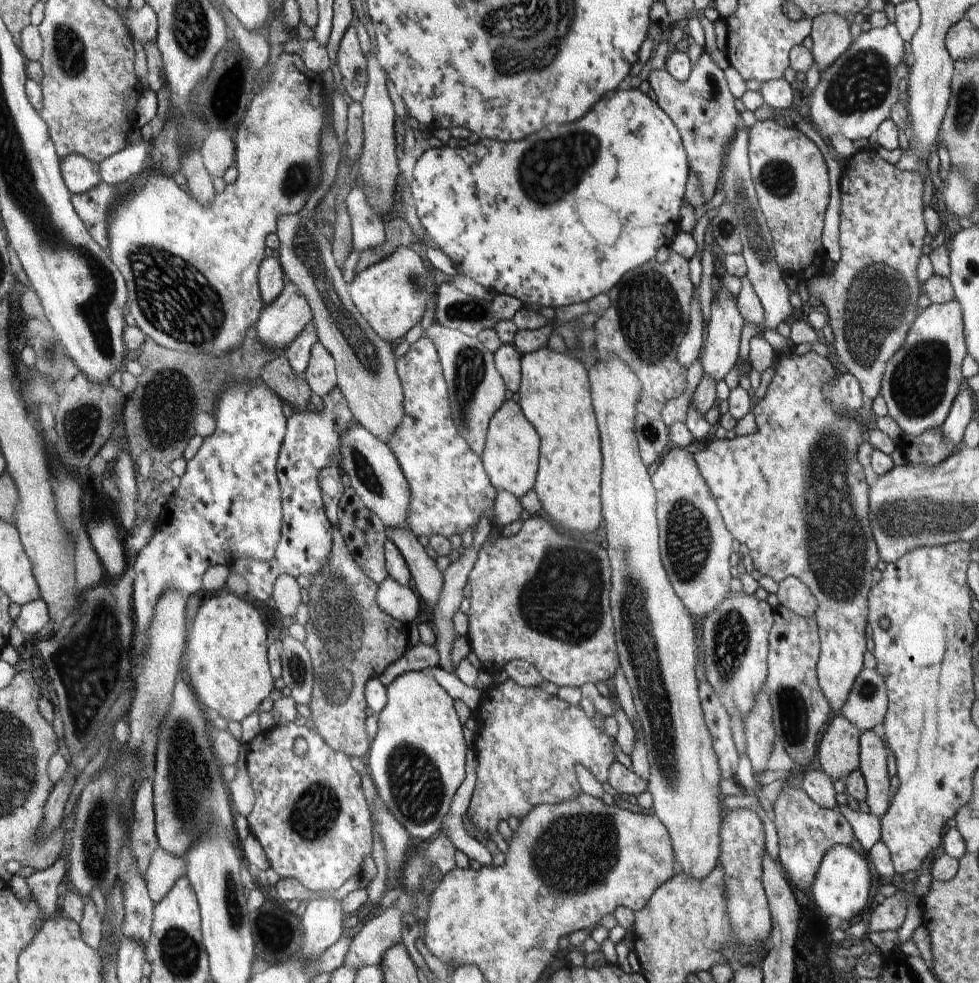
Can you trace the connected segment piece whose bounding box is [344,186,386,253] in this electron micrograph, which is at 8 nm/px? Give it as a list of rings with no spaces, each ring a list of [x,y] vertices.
[[[354,186],[346,196],[344,204],[350,216],[354,250],[366,253],[370,248],[380,246],[386,239],[384,222],[370,208],[364,192]]]

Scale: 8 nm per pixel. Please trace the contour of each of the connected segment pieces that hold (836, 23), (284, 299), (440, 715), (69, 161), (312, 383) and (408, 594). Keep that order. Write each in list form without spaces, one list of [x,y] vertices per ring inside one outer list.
[[[826,12],[812,20],[812,58],[822,74],[830,64],[834,64],[852,44],[850,26],[842,16]]]
[[[289,281],[284,285],[280,296],[261,310],[256,321],[256,336],[260,344],[282,350],[312,323],[311,308],[298,290],[296,284]]]
[[[424,671],[404,672],[387,687],[387,703],[379,712],[378,732],[370,743],[364,761],[376,792],[394,818],[408,830],[413,839],[430,841],[441,833],[444,815],[448,814],[452,798],[465,777],[466,752],[464,726],[458,720],[454,699]]]
[[[77,154],[61,159],[62,178],[72,195],[88,192],[102,182],[98,165]]]
[[[320,342],[312,345],[308,366],[303,375],[310,390],[320,398],[328,396],[328,393],[336,388],[337,374],[334,358]]]
[[[386,578],[378,584],[376,602],[382,612],[392,616],[402,624],[410,624],[416,620],[420,612],[420,599],[408,586],[398,584],[393,578]]]

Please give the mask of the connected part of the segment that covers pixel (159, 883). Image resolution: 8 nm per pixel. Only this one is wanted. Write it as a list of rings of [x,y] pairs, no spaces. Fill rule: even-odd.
[[[158,847],[152,853],[143,880],[154,904],[158,904],[170,892],[176,880],[186,876],[185,864],[184,859],[163,848]]]

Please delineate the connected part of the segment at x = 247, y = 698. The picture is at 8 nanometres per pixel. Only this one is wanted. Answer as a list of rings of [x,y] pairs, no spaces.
[[[224,590],[204,600],[194,618],[192,631],[187,636],[184,648],[184,655],[188,661],[183,663],[183,667],[190,676],[189,685],[196,700],[203,708],[215,710],[227,721],[241,722],[246,716],[250,716],[264,699],[276,695],[273,686],[275,679],[270,672],[267,648],[268,632],[260,612],[252,604],[238,598],[230,590]]]

